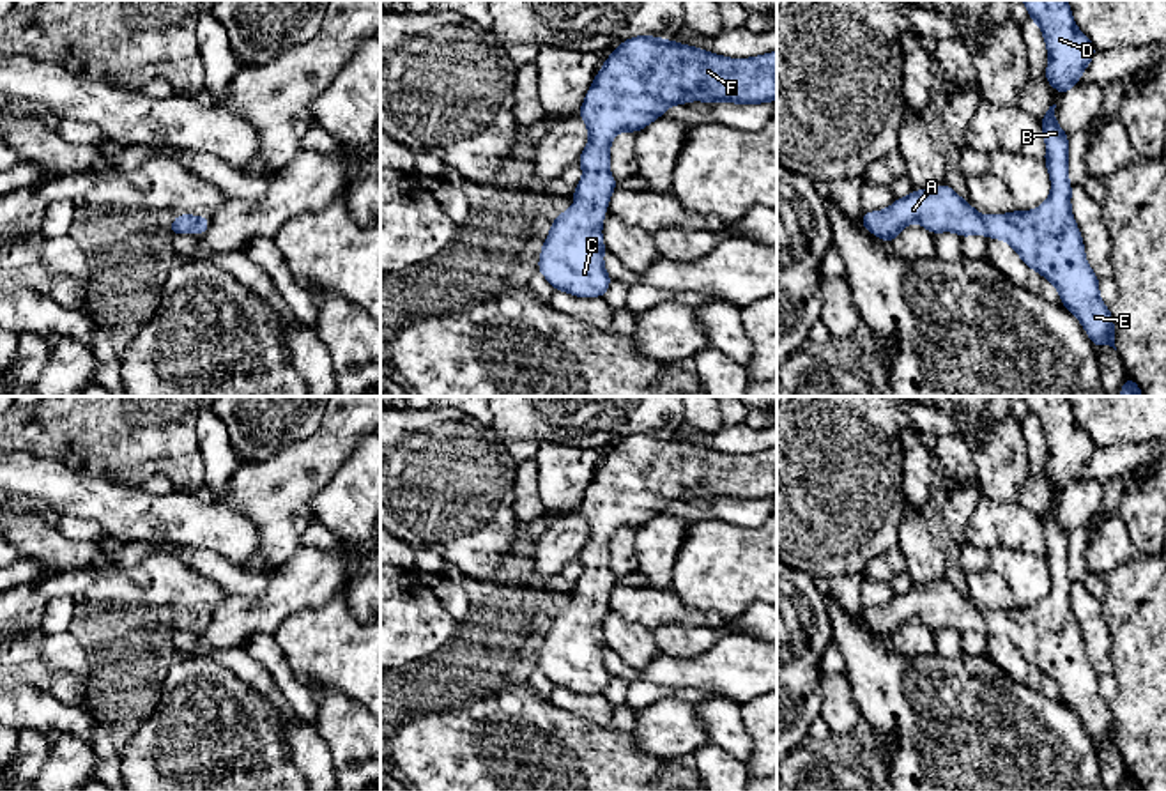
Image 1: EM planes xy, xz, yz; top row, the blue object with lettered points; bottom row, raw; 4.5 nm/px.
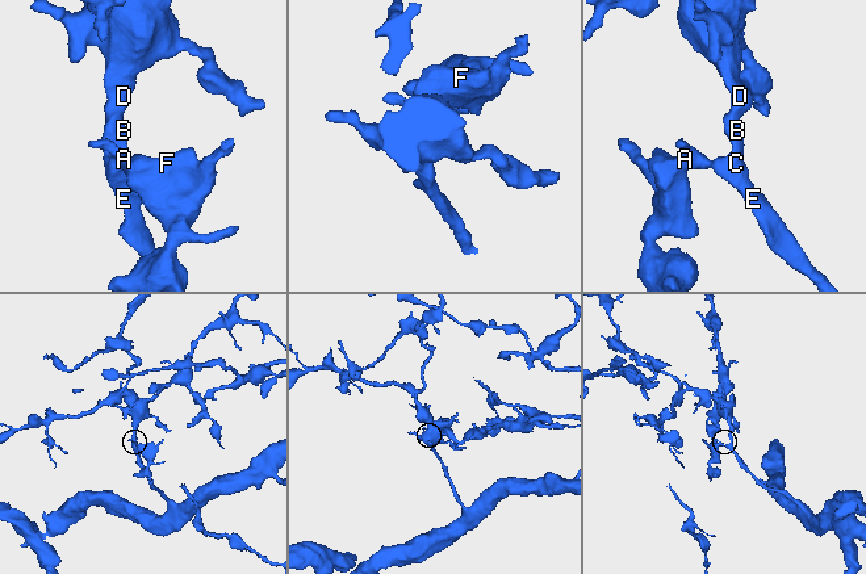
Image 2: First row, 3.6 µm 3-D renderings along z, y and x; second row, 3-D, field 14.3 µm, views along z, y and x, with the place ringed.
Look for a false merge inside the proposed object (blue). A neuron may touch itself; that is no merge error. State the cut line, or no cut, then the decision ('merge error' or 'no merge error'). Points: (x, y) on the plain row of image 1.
no cut | no merge error

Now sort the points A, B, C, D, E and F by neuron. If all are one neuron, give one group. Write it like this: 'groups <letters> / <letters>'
groups A B C D E F

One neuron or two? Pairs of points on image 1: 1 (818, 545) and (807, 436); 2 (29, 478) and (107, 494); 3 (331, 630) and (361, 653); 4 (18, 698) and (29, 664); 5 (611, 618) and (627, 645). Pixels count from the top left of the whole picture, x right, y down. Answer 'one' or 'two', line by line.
1: one
2: one
3: one
4: two
5: one

